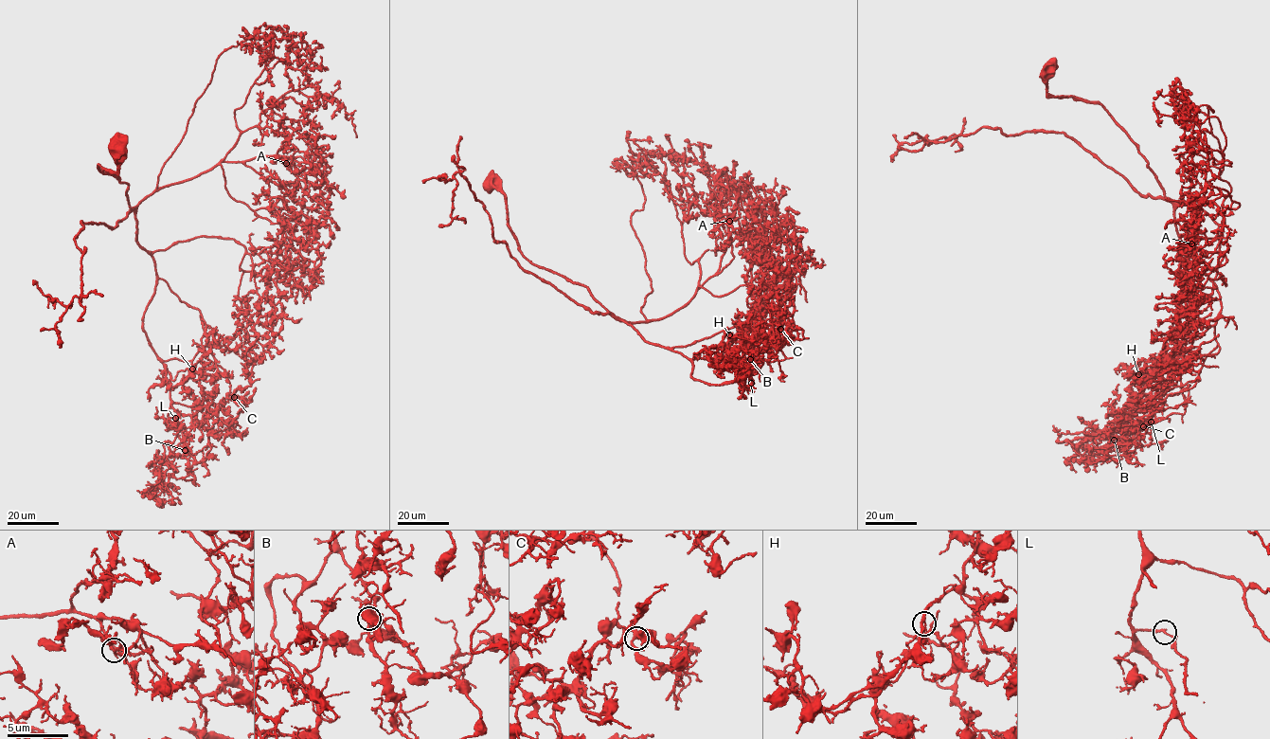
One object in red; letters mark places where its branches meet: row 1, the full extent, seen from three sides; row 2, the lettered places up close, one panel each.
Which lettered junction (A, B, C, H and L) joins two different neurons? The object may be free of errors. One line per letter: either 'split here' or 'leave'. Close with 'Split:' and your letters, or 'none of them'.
A: leave
B: leave
C: leave
H: leave
L: leave
Split: none of them

